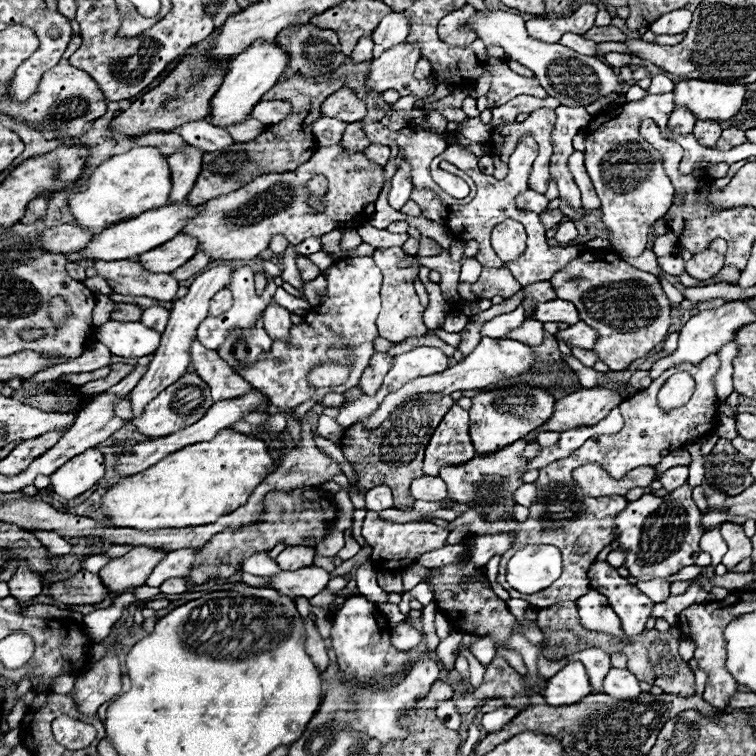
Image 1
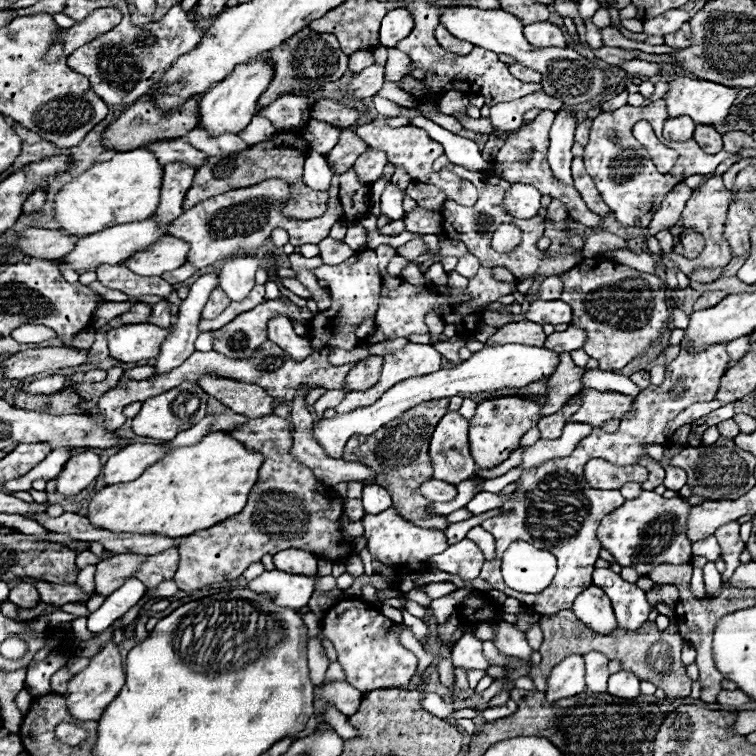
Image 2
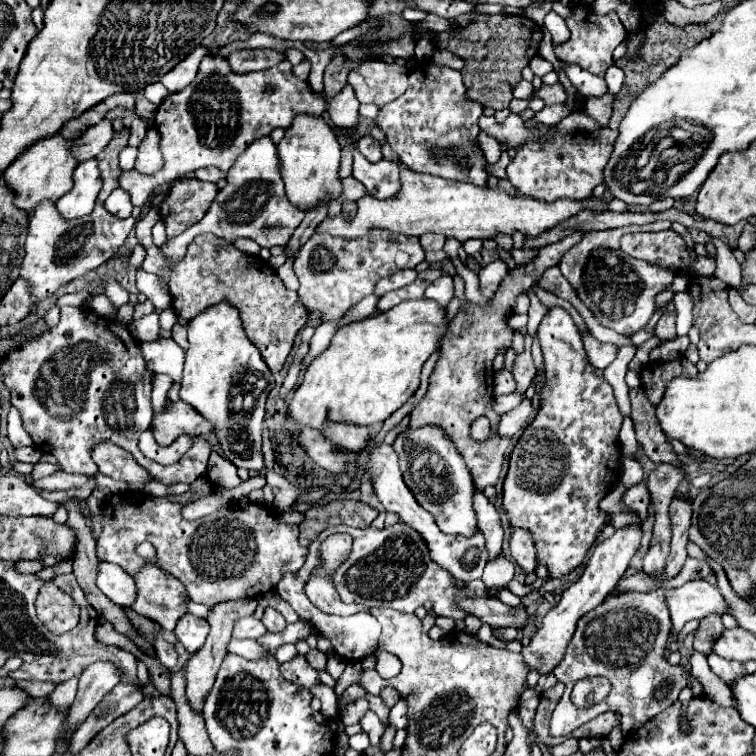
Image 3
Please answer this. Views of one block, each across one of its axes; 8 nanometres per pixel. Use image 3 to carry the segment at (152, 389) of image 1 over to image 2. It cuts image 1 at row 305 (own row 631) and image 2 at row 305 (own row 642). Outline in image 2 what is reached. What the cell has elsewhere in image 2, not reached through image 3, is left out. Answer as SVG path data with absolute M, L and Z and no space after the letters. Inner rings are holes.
M204 274L190 286L190 294L186 300L182 300L182 306L178 310L174 332L164 340L160 356L156 358L156 370L158 370L156 374L170 372L194 352L194 340L198 336L196 326L200 320L200 312L210 292L216 286L218 286L216 274Z

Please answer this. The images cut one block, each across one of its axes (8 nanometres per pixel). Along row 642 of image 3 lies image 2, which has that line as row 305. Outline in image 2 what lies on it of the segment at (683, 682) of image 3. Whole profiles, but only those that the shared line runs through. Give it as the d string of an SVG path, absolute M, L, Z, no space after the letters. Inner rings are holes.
M586 258L586 262L580 262L560 276L564 282L562 300L572 306L572 326L580 326L588 332L588 346L584 346L584 352L596 358L602 370L620 370L636 356L646 354L668 324L666 284L654 274L600 260L604 258Z

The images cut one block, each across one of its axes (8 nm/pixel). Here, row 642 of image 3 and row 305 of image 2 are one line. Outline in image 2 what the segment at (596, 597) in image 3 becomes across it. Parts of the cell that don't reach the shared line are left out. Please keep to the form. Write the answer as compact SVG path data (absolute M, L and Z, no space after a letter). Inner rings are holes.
M536 300L528 306L526 320L536 324L570 324L572 310L562 300Z

